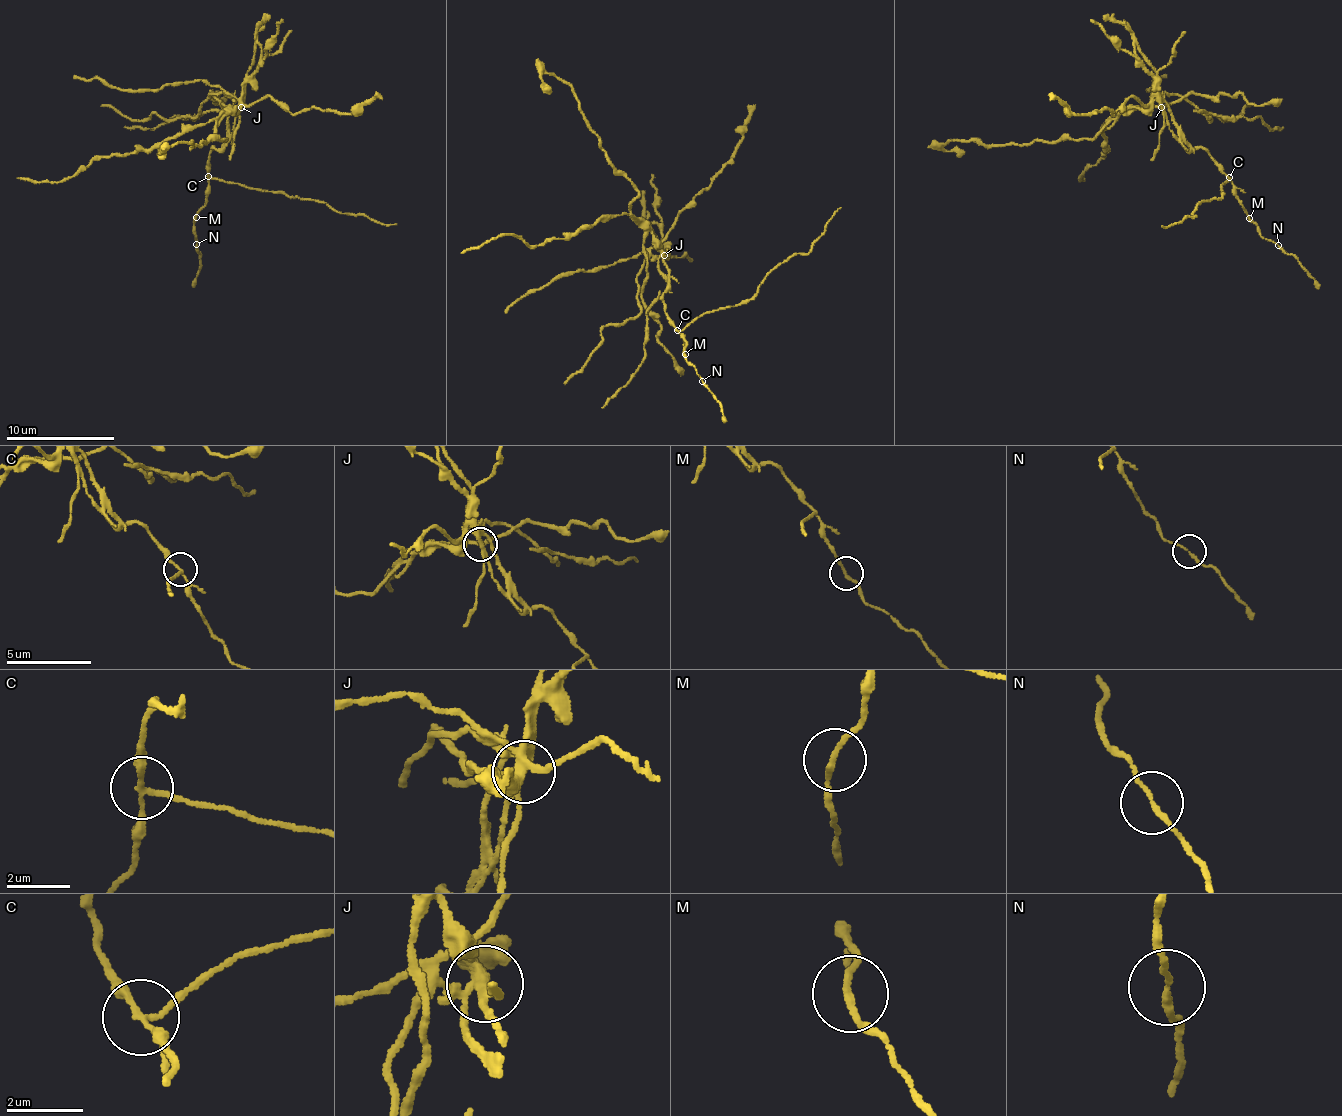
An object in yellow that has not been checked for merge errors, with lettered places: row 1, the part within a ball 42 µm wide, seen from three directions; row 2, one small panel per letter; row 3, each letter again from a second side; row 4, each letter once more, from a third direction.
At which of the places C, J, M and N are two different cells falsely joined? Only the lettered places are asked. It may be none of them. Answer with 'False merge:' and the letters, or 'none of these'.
False merge: C, J

